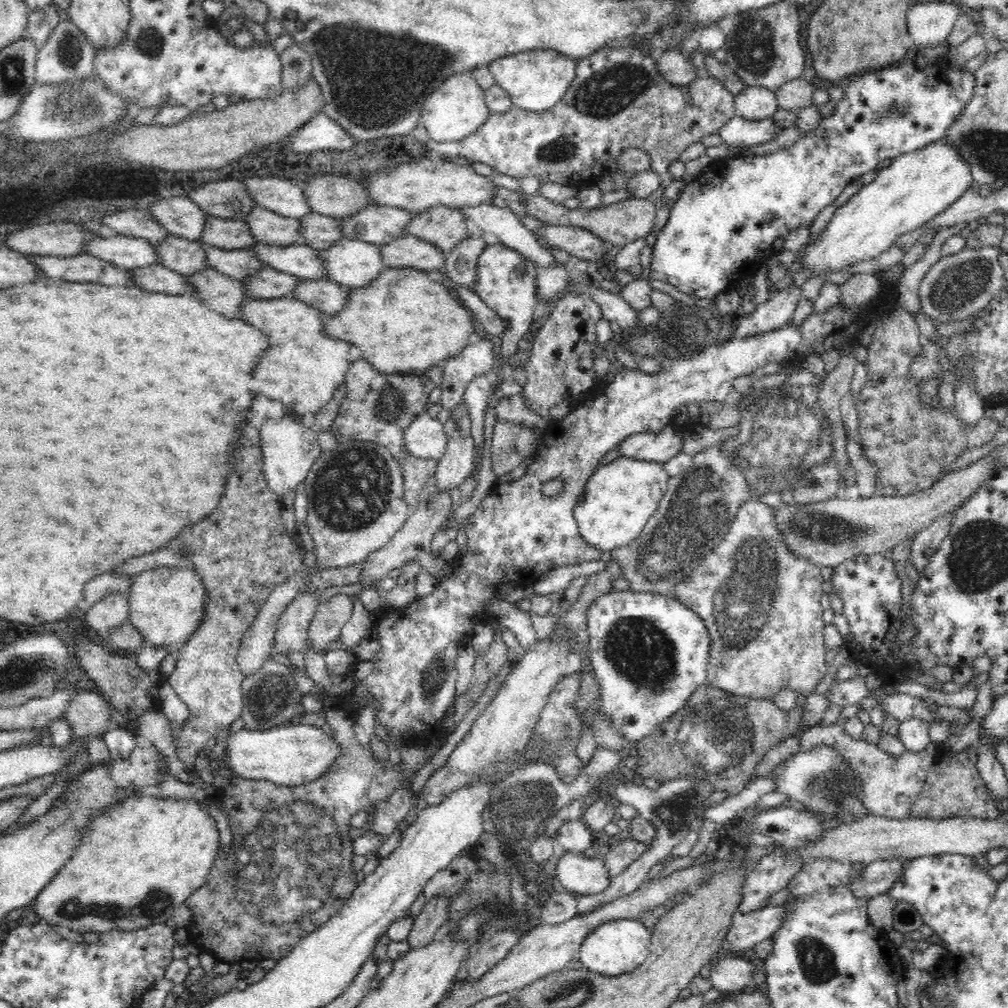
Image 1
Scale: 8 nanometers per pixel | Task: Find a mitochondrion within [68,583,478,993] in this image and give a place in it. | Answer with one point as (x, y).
(289, 872)

